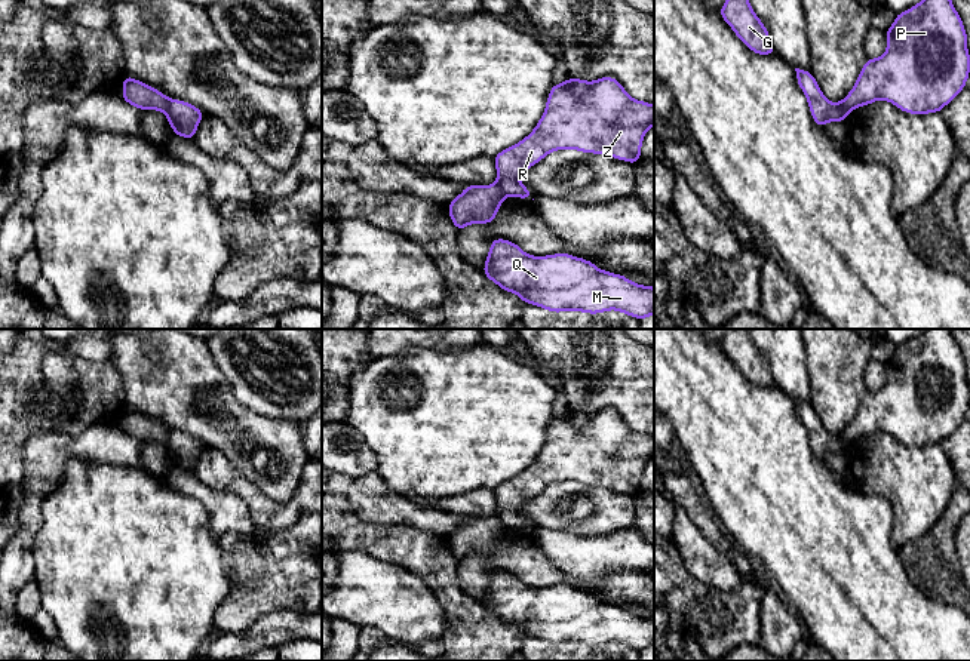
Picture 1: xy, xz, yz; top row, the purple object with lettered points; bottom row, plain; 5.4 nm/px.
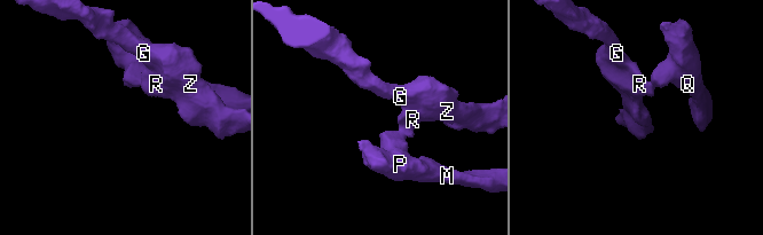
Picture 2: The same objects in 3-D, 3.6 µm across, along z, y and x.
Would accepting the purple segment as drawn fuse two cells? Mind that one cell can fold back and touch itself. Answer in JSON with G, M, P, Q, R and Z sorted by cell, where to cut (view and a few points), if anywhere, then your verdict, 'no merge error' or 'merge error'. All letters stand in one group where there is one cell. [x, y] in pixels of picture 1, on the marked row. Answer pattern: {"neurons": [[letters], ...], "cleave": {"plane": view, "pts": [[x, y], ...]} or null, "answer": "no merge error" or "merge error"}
{"neurons": [["G", "R", "Z"], ["M", "P", "Q"]], "cleave": {"plane": "xy", "pts": [[172, 100], [165, 113]]}, "answer": "merge error"}

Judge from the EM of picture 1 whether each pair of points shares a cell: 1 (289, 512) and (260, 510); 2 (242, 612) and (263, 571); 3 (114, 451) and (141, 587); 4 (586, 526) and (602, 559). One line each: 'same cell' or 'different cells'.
1: same cell
2: same cell
3: different cells
4: different cells

